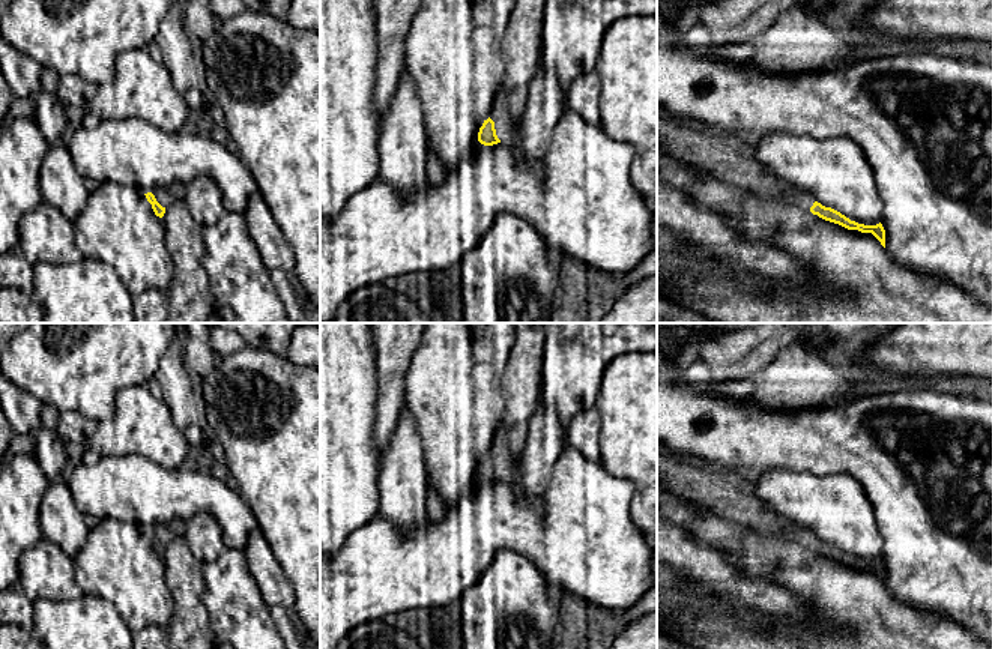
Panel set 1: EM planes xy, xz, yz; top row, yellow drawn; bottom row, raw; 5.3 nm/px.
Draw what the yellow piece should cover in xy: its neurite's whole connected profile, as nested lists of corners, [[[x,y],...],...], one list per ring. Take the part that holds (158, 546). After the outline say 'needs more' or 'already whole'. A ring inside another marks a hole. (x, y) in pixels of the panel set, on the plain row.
[[[159,523],[153,529],[147,529],[144,532],[152,541],[155,551],[162,554],[165,545],[177,535],[179,526],[176,523]]]; needs more

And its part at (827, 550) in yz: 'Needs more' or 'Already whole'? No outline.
Needs more

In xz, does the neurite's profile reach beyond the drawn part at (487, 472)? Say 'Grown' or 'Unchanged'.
Grown

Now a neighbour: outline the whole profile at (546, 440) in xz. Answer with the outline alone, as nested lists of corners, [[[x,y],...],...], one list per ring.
[[[540,400],[531,419],[526,445],[517,463],[517,484],[531,497],[543,497],[553,469],[567,448],[564,428],[552,404]]]

